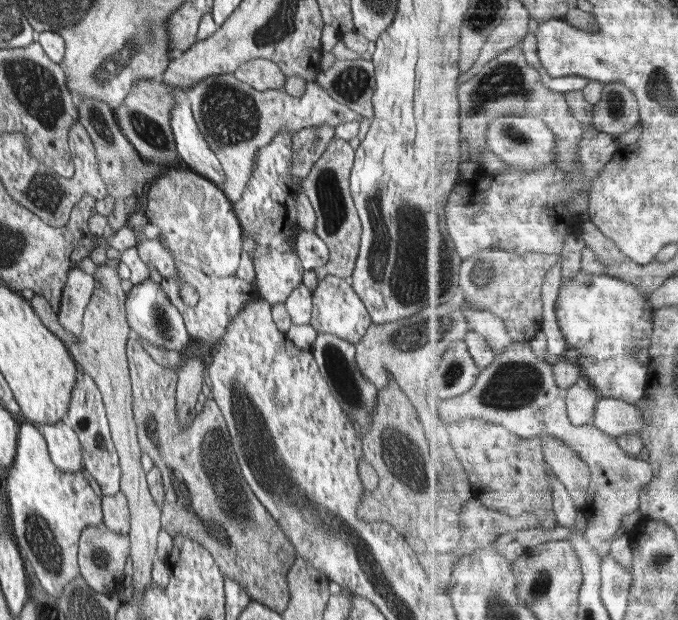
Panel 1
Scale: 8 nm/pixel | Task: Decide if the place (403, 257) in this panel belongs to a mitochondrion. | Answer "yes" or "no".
yes

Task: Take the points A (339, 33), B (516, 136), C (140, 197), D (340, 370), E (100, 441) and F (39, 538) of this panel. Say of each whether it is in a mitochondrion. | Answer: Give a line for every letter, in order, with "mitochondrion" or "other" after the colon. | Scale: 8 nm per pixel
A: other
B: mitochondrion
C: other
D: mitochondrion
E: mitochondrion
F: mitochondrion

